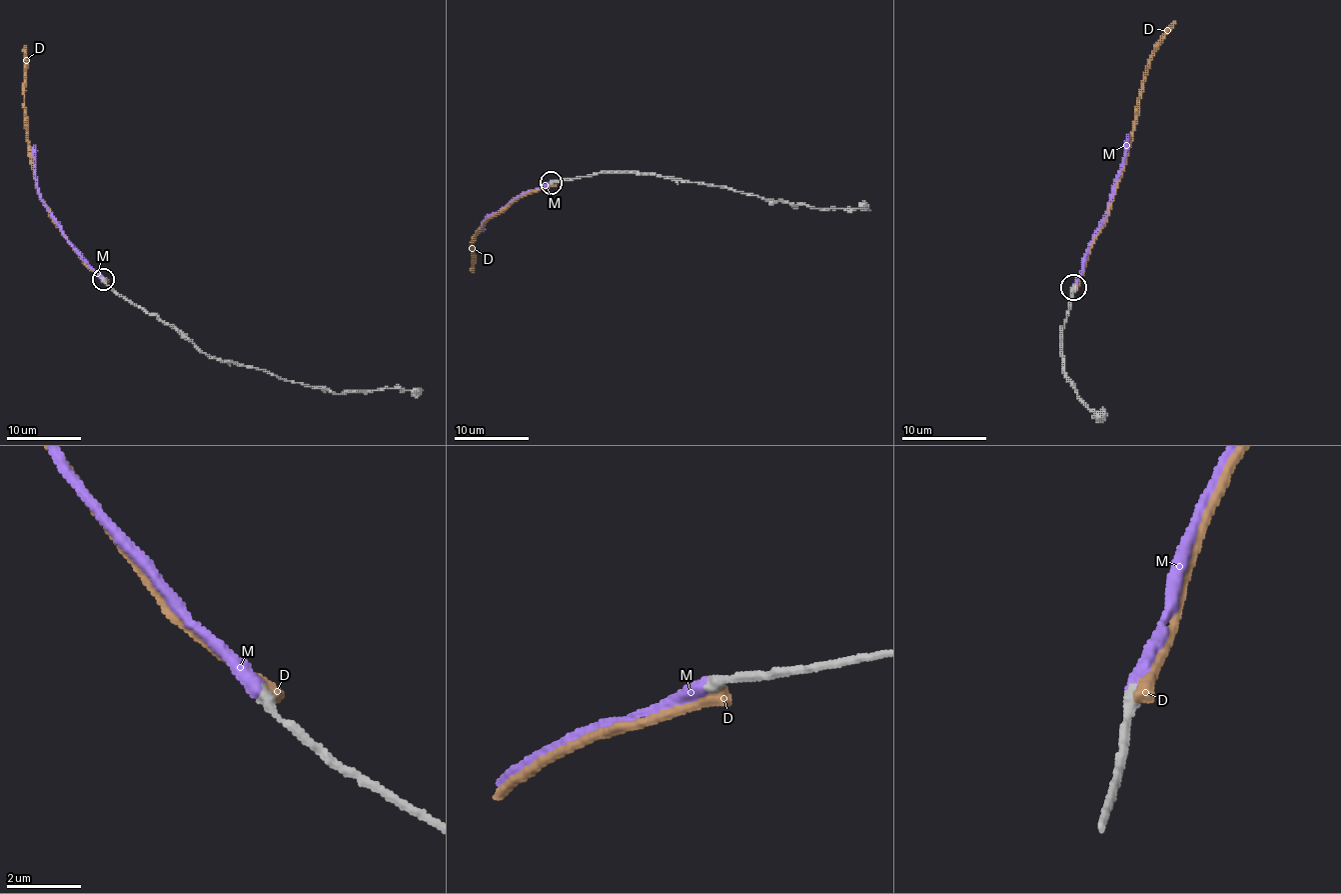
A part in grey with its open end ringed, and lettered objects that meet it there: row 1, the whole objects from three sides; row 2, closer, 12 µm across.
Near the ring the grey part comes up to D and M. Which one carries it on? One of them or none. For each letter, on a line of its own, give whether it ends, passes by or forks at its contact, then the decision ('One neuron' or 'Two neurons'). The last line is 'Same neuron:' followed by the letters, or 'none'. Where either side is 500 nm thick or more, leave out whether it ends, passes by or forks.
D: It ends there. Two neurons
M: It ends there. One neuron
Same neuron: M

